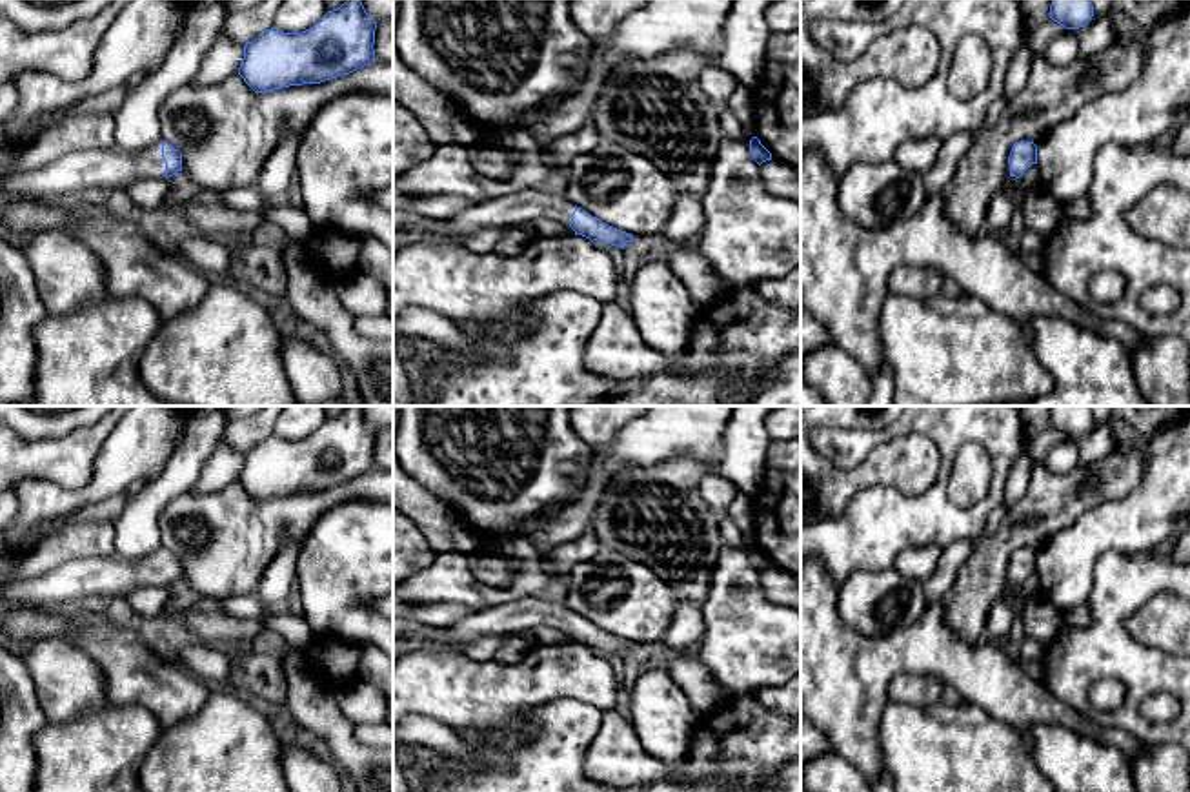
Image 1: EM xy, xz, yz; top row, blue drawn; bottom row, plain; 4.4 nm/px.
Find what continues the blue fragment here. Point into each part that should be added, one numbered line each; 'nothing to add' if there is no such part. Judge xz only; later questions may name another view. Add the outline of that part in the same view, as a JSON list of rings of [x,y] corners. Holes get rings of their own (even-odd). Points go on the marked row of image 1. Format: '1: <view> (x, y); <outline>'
1: xz (506, 212); [[[522,189],[499,198],[486,198],[444,220],[442,231],[402,224],[393,228],[393,255],[409,244],[464,244],[482,228],[517,228],[533,218],[571,224],[575,204],[562,195]]]

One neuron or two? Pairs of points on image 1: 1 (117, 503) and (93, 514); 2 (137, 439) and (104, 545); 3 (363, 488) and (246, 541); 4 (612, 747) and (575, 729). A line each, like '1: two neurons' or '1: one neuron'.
1: one neuron
2: two neurons
3: one neuron
4: two neurons

